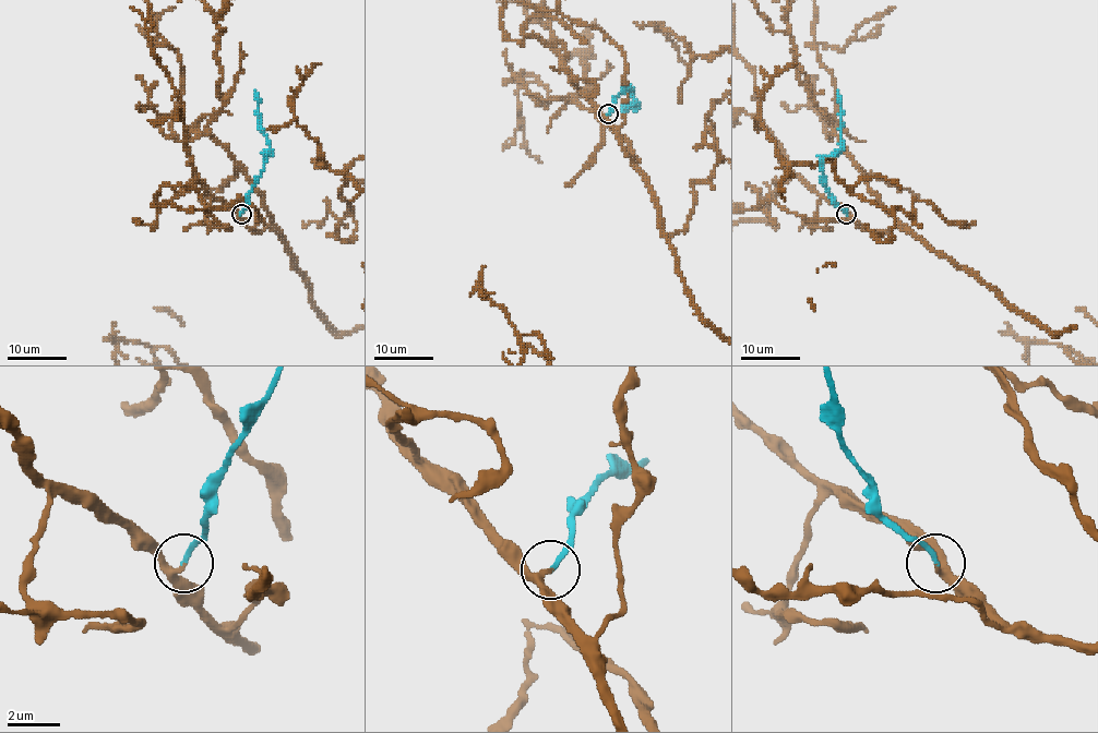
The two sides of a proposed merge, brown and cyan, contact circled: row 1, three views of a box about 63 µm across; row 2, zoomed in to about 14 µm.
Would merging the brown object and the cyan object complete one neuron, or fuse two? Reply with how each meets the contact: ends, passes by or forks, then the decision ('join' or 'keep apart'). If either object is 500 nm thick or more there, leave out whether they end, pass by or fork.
brown passes by; cyan ends; join

